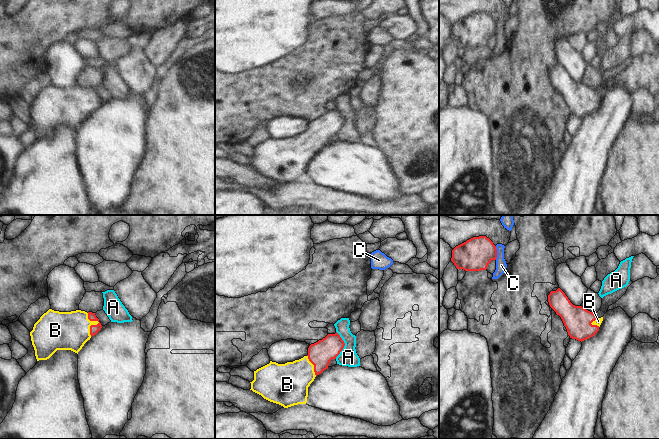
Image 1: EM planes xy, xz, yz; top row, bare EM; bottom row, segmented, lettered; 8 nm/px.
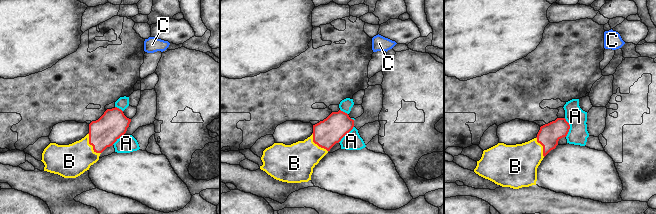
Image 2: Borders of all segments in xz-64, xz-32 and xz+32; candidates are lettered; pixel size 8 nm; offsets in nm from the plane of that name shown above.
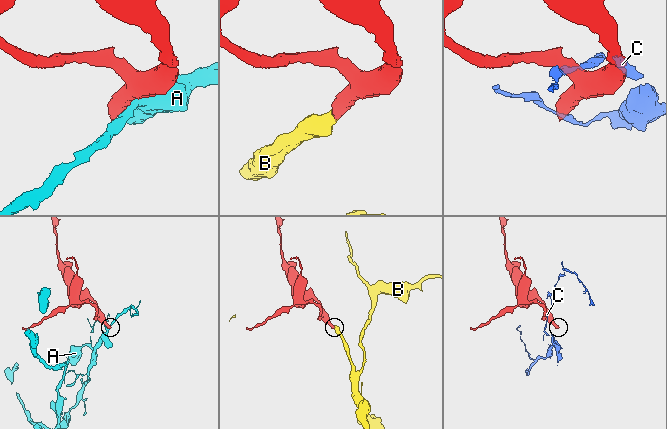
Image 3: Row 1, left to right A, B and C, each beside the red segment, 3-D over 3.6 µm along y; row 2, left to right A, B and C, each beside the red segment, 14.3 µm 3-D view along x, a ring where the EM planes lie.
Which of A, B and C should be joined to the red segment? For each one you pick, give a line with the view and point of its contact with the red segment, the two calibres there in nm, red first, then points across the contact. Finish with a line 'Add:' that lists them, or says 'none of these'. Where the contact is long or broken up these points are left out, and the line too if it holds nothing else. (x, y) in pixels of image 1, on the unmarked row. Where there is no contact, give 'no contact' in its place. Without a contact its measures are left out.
B: meets red in xy at (97, 100); 70 nm thick on the red side, 300 nm on the other; runs through xy (94, 105), (97, 100), (67, 106)
Add: B

